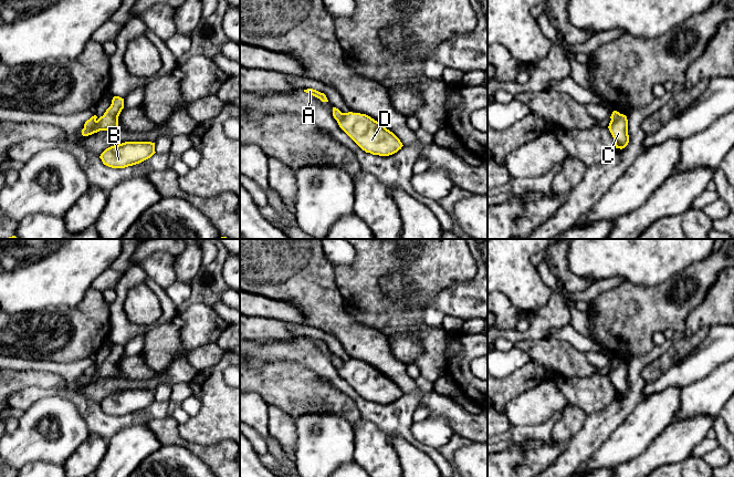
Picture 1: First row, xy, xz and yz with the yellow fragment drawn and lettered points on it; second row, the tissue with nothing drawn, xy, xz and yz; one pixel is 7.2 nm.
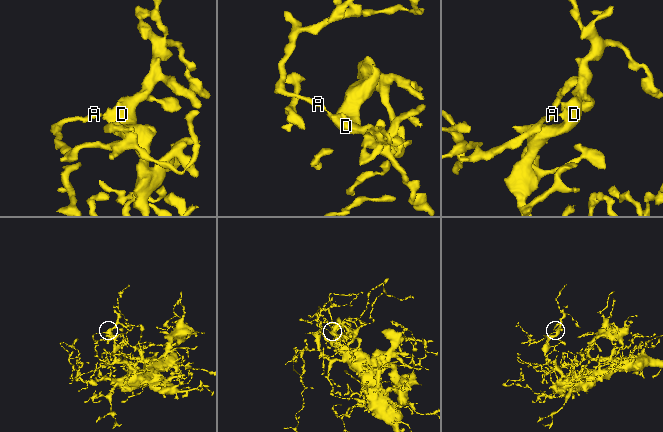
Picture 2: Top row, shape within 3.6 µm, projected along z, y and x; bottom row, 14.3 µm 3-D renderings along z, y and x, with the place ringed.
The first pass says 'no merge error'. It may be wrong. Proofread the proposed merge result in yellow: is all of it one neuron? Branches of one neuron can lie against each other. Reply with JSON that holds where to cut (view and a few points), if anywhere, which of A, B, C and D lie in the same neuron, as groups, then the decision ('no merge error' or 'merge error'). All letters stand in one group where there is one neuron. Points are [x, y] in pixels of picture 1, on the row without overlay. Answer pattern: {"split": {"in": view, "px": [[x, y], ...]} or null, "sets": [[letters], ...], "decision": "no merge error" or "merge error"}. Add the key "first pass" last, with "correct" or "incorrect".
{"split": {"in": "xy", "px": [[96, 369], [91, 374], [84, 375]]}, "sets": [["A"], ["B", "C", "D"]], "decision": "merge error", "first pass": "incorrect"}

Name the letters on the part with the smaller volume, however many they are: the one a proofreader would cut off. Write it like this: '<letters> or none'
A

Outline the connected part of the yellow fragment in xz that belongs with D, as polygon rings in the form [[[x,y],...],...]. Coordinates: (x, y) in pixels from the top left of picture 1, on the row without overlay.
[[[343,361],[337,371],[366,401],[389,404],[403,394],[392,380],[366,362]]]

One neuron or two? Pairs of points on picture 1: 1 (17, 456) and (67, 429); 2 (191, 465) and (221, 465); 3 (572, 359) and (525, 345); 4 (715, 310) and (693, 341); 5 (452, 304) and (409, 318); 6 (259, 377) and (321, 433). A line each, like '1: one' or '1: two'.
1: one
2: two
3: one
4: two
5: two
6: two

